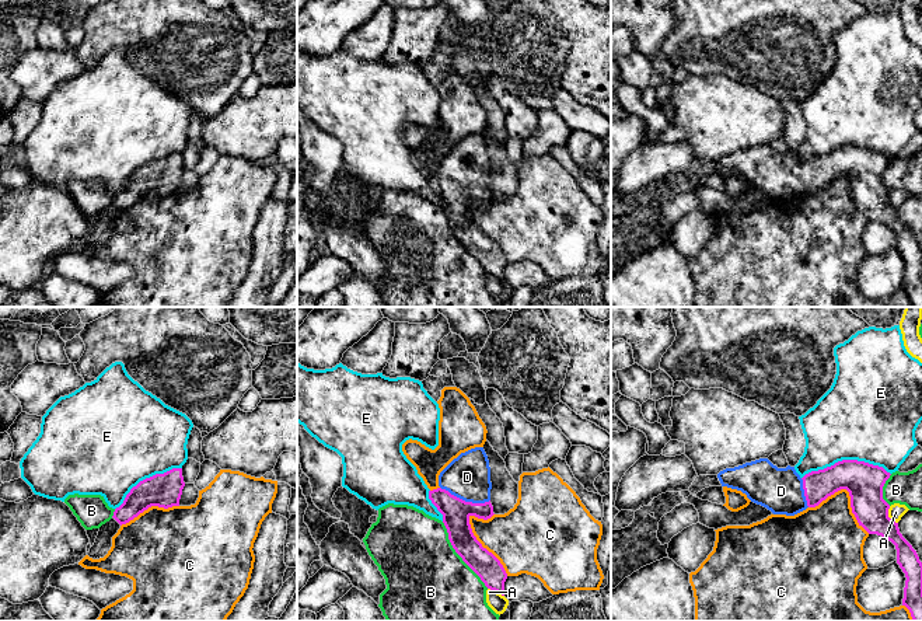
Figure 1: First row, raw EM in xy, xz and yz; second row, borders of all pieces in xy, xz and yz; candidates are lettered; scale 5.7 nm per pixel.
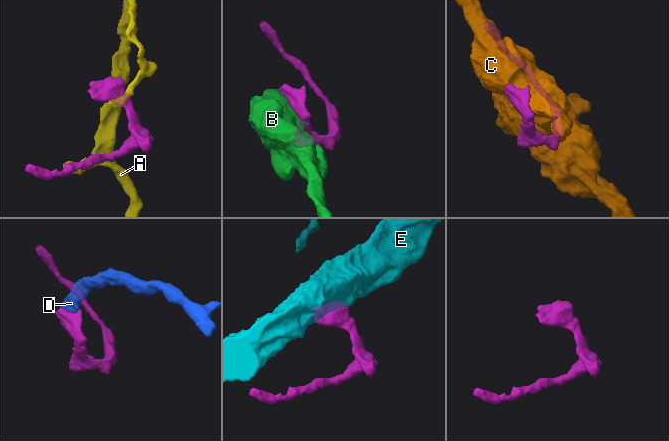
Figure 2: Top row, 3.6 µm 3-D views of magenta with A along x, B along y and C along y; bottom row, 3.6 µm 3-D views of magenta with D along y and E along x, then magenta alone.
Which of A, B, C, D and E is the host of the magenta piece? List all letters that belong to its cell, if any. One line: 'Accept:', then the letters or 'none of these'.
Accept: D

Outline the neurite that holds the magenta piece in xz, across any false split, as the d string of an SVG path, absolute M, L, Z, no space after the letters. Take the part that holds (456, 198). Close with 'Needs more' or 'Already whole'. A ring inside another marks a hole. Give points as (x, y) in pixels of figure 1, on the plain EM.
M483 133L461 139L439 161L439 174L429 177L429 185L443 200L448 226L462 247L481 264L485 272L504 282L507 259L500 247L476 226L469 203L488 206L490 189L490 153Z. Needs more

